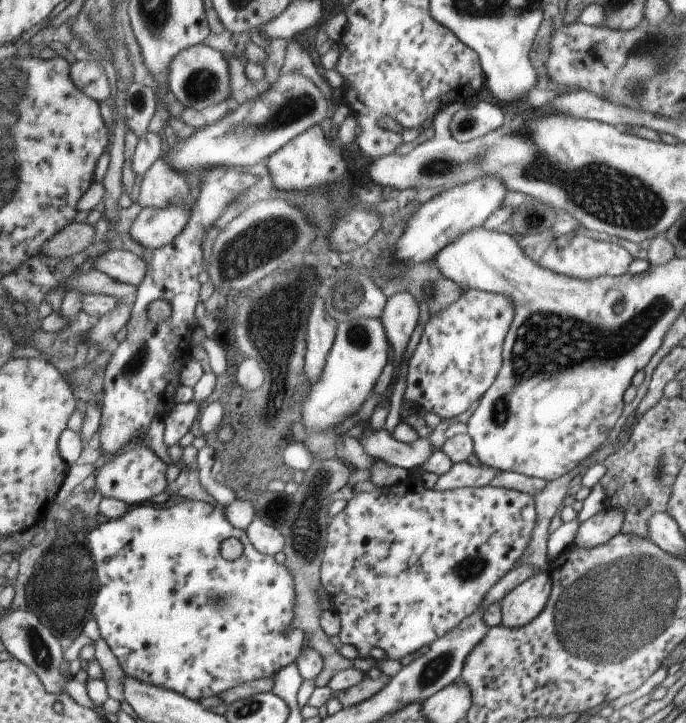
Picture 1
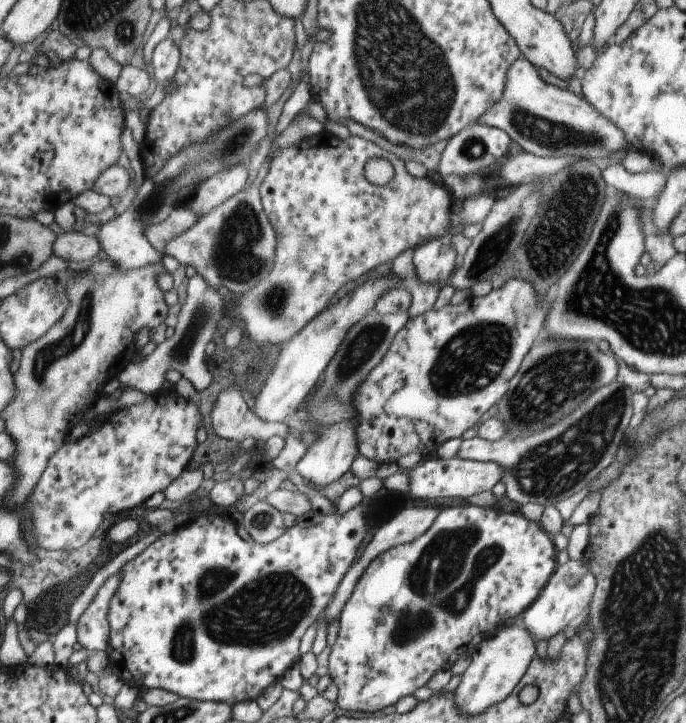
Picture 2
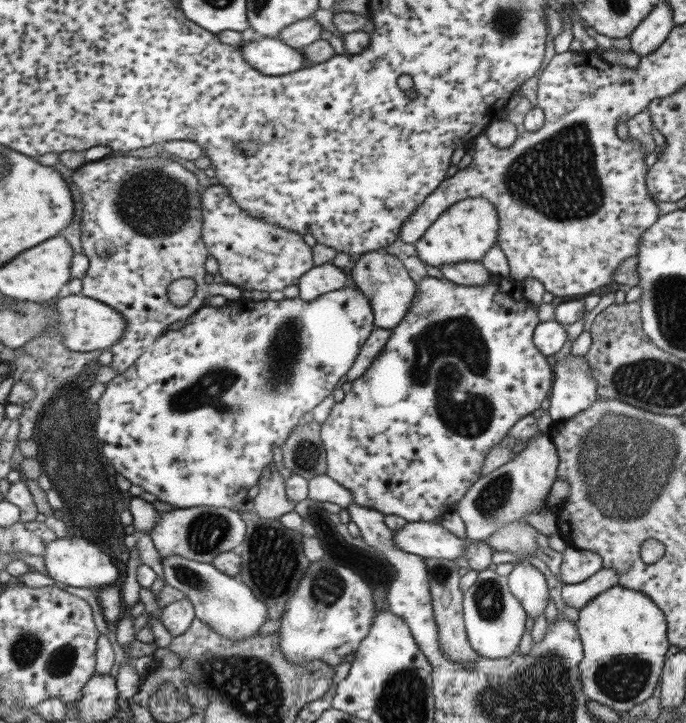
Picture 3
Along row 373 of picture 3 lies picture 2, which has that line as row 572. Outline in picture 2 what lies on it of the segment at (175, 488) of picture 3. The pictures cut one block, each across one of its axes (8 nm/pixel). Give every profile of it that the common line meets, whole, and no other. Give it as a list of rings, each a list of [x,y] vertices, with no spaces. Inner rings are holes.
[[[363,498],[354,508],[345,514],[321,514],[310,510],[295,519],[295,524],[286,530],[276,540],[266,544],[247,542],[237,536],[233,520],[229,514],[195,513],[181,527],[173,532],[161,535],[155,542],[149,544],[141,554],[121,567],[122,574],[120,584],[113,594],[107,612],[109,626],[108,668],[115,675],[121,685],[132,686],[137,690],[162,689],[169,691],[181,699],[188,699],[209,703],[224,703],[235,705],[239,702],[254,701],[270,684],[279,681],[289,666],[293,666],[299,660],[298,647],[300,639],[307,628],[314,626],[318,617],[332,600],[340,581],[346,576],[351,563],[355,560],[355,553],[359,550],[366,532],[371,529],[366,523],[366,511],[370,506],[370,499]]]

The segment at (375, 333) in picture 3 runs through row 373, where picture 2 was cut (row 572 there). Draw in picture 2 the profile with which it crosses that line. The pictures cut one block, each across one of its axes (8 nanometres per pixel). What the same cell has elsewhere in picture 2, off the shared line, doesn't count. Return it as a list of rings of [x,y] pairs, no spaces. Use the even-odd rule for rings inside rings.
[[[407,506],[407,508],[399,509],[398,512],[389,519],[389,522],[383,524],[375,531],[373,538],[371,538],[371,541],[365,546],[365,550],[361,552],[359,560],[353,562],[346,576],[340,581],[329,605],[324,609],[322,614],[324,615],[324,622],[327,626],[331,625],[340,616],[345,602],[352,596],[357,582],[366,572],[368,565],[383,552],[389,551],[398,545],[408,544],[416,540],[421,534],[424,534],[427,528],[432,526],[433,520],[437,517],[439,510],[439,508],[430,508],[429,506]]]

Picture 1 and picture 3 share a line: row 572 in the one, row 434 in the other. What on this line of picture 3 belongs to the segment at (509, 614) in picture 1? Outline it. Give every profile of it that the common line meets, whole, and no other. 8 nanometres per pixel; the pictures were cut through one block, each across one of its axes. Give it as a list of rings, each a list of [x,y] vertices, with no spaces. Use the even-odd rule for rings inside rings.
[[[537,432],[537,436],[531,437],[525,444],[525,448],[515,458],[509,459],[504,465],[492,470],[489,474],[482,475],[469,486],[468,491],[456,502],[453,512],[463,521],[465,537],[471,540],[486,541],[498,528],[513,521],[527,523],[524,519],[528,512],[537,512],[545,507],[545,498],[548,495],[551,484],[555,482],[556,468],[559,458],[554,445],[546,433]]]

